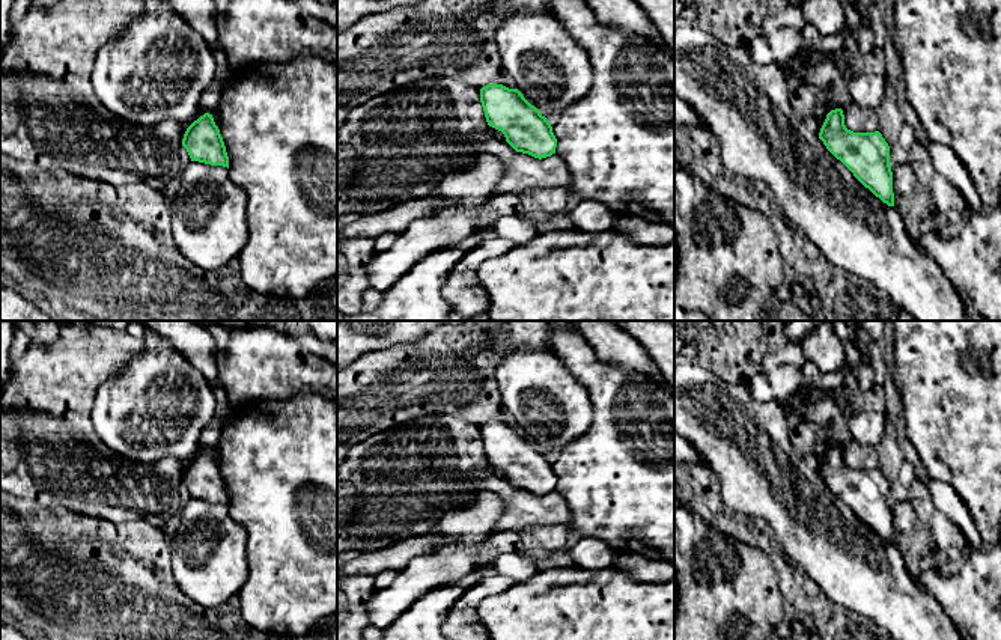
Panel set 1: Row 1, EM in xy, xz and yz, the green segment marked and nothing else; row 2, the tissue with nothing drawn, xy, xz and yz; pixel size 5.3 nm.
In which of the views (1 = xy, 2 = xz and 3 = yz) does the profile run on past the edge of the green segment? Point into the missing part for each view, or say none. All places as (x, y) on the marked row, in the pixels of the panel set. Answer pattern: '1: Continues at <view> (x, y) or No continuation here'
1: No continuation here
2: No continuation here
3: No continuation here

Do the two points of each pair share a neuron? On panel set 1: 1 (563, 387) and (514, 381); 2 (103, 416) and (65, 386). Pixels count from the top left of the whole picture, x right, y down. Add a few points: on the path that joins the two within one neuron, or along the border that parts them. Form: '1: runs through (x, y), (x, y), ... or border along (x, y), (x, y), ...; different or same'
1: runs through (551, 387), (526, 381); same
2: border along (109, 377), (97, 390), (89, 419); different

